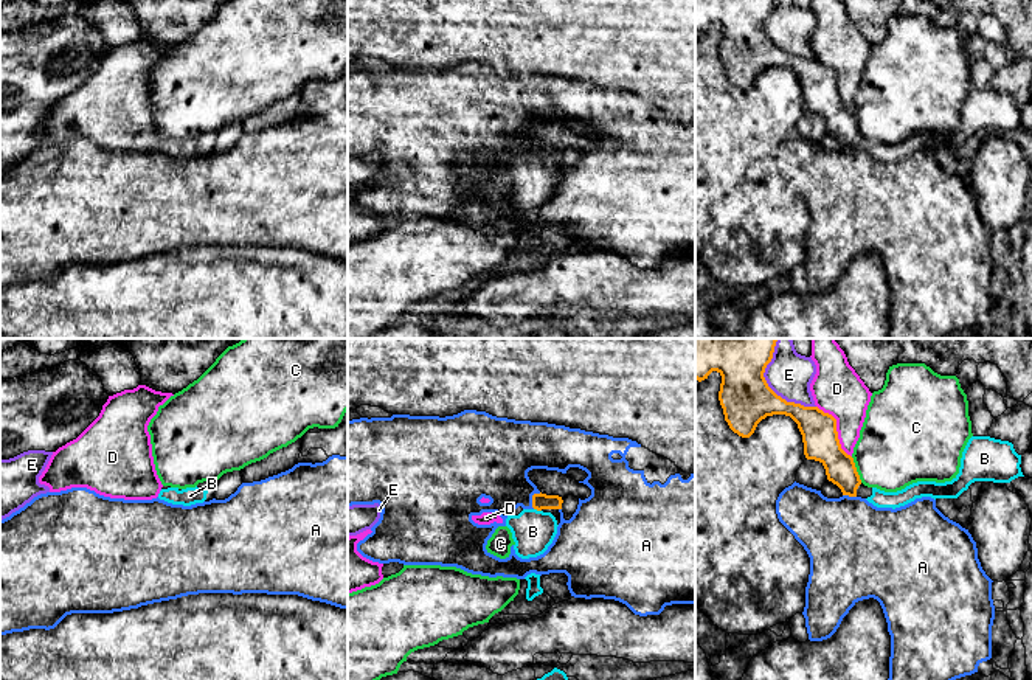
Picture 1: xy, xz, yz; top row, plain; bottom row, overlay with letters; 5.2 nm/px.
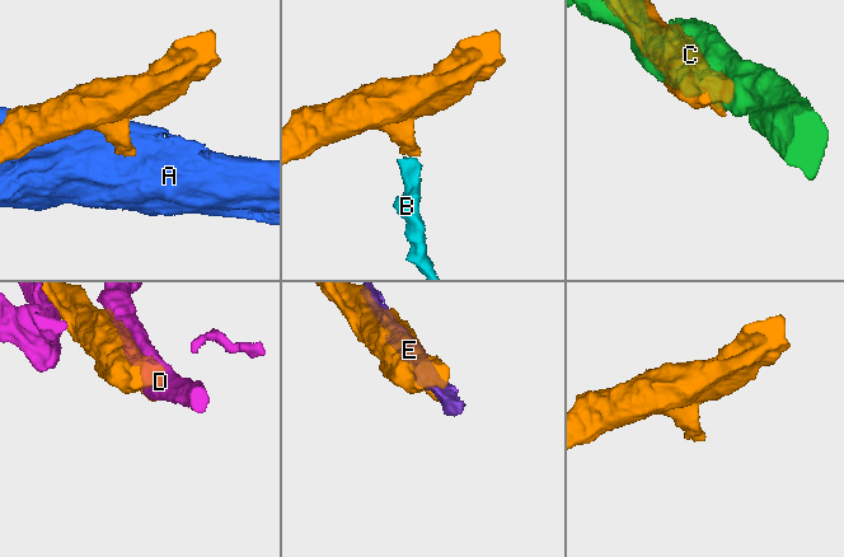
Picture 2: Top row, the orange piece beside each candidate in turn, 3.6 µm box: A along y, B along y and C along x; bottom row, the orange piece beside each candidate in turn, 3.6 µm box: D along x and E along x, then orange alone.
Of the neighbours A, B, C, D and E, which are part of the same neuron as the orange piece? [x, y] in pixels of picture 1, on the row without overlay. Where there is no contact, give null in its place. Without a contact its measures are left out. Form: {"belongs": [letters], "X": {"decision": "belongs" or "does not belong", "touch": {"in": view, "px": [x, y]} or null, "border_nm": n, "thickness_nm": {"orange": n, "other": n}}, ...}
{"belongs": ["B"], "A": {"decision": "does not belong", "touch": {"in": "xz", "px": [533, 151]}, "border_nm": 100, "thickness_nm": {"orange": 80, "other": 320}}, "B": {"decision": "belongs", "touch": {"in": "xz", "px": [537, 162]}, "border_nm": 40, "thickness_nm": {"orange": 80, "other": 220}}, "C": {"decision": "does not belong", "touch": {"in": "yz", "px": [855, 121]}, "border_nm": 150, "thickness_nm": {"orange": 190, "other": 420}}, "D": {"decision": "does not belong", "touch": {"in": "yz", "px": [835, 81]}, "border_nm": 320, "thickness_nm": {"orange": 190, "other": 260}}, "E": {"decision": "does not belong", "touch": {"in": "yz", "px": [772, 42]}, "border_nm": 380, "thickness_nm": {"orange": 260, "other": 240}}}

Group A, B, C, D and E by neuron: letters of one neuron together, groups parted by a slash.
A / B / C / D / E

